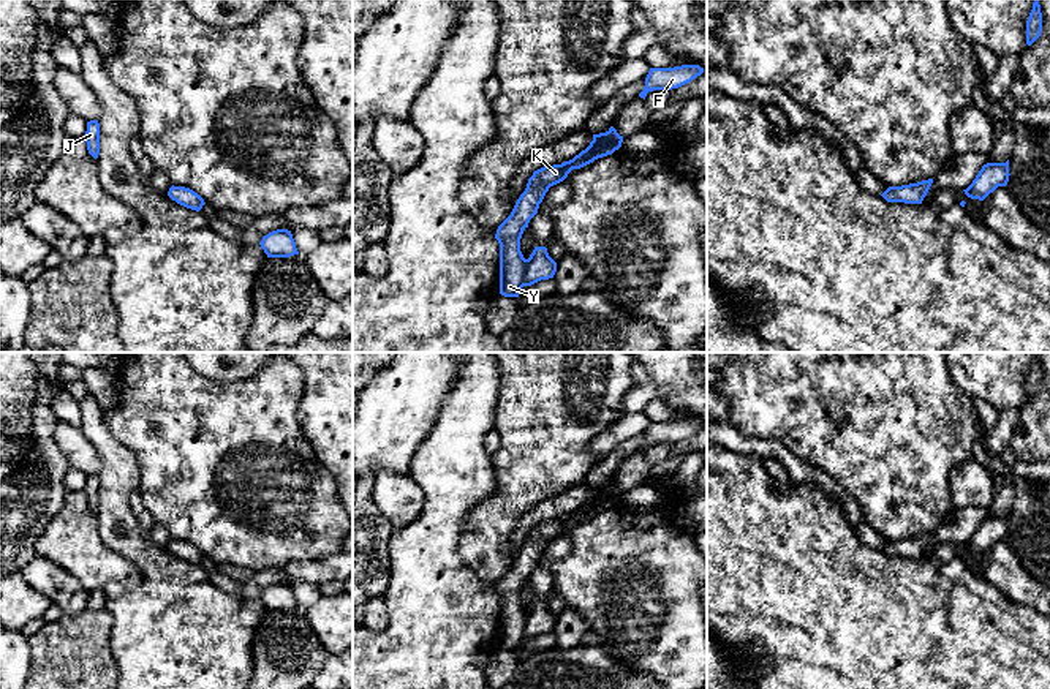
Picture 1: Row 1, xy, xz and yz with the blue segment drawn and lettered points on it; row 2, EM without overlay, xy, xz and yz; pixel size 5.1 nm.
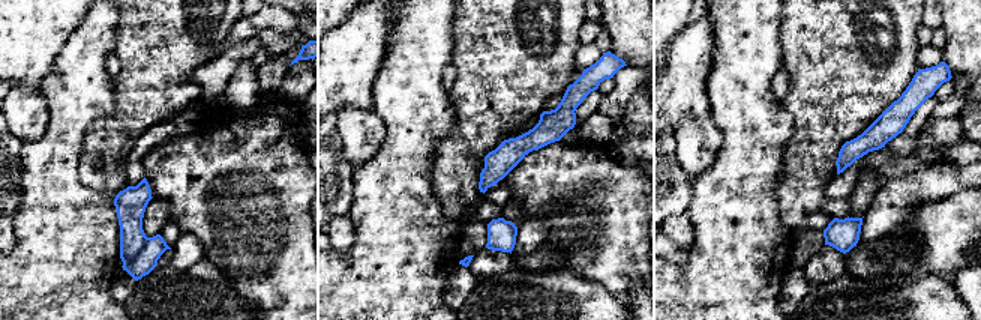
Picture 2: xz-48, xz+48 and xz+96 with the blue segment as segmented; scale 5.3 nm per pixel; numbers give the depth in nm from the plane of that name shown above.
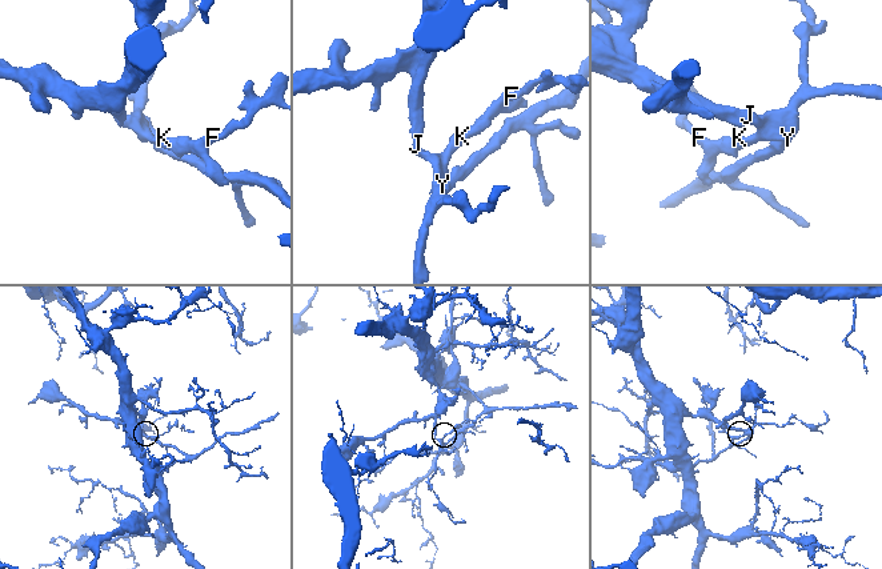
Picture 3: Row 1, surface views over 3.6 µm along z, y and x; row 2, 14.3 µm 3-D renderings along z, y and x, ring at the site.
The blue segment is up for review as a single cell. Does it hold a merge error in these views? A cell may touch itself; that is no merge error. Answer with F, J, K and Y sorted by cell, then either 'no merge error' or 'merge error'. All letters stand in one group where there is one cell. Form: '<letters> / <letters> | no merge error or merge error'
F J K Y | no merge error

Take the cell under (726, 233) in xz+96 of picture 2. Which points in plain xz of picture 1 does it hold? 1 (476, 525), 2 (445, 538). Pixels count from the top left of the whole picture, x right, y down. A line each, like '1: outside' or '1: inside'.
1: outside
2: inside

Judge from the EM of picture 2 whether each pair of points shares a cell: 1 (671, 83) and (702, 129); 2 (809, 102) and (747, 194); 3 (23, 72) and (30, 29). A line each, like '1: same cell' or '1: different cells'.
1: different cells
2: different cells
3: same cell

